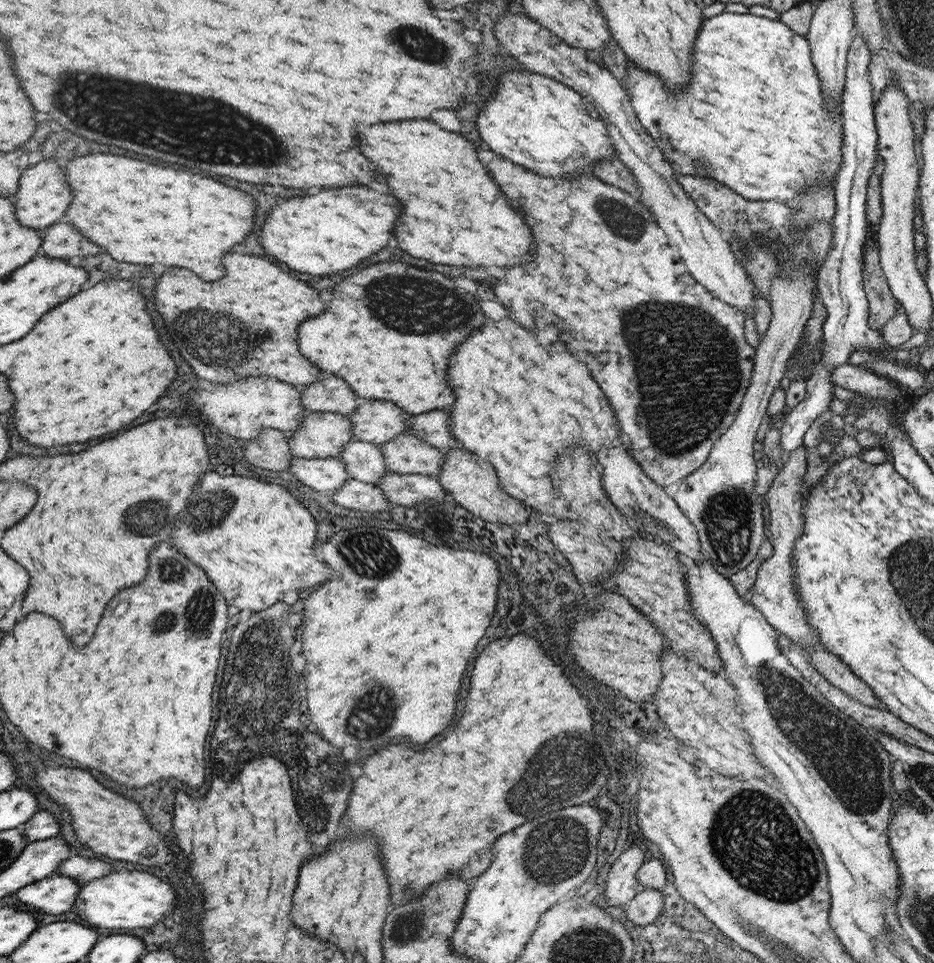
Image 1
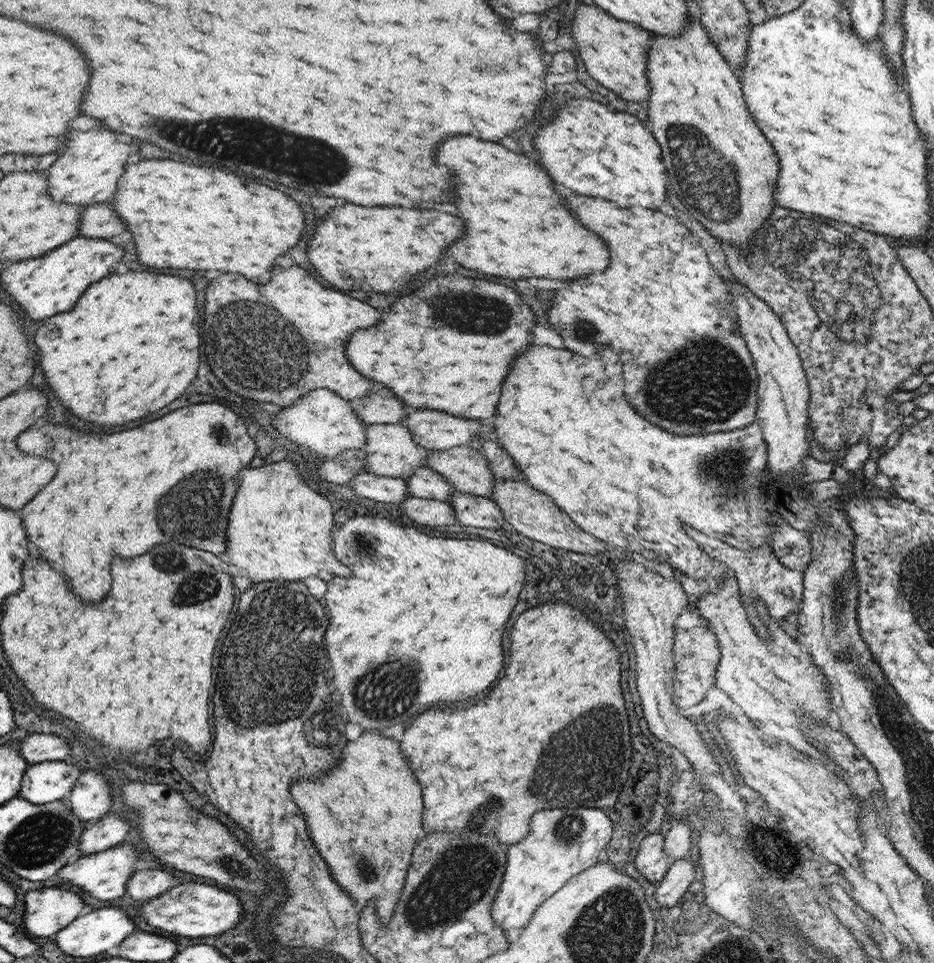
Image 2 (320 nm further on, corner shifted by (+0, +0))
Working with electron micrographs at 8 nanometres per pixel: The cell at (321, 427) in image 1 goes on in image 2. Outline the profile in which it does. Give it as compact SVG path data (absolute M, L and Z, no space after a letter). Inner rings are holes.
M401 423L370 424L366 429L367 442L365 442L364 454L365 470L376 476L389 476L392 478L409 476L421 466L427 466L428 451L419 446L415 441L412 431Z

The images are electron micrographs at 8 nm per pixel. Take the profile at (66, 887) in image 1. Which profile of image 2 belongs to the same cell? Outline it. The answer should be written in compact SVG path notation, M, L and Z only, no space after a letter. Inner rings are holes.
M120 843L108 850L81 856L76 863L64 866L58 876L72 886L76 886L78 890L81 888L95 900L100 898L102 902L106 902L106 900L116 900L120 896L126 896L126 883L136 873L137 861L140 860L142 860L142 853L136 852L136 846Z

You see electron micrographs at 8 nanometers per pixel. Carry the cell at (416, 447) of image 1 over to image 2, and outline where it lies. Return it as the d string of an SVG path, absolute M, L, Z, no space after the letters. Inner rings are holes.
M470 445L430 451L427 467L441 474L456 492L491 498L497 477L489 462Z

